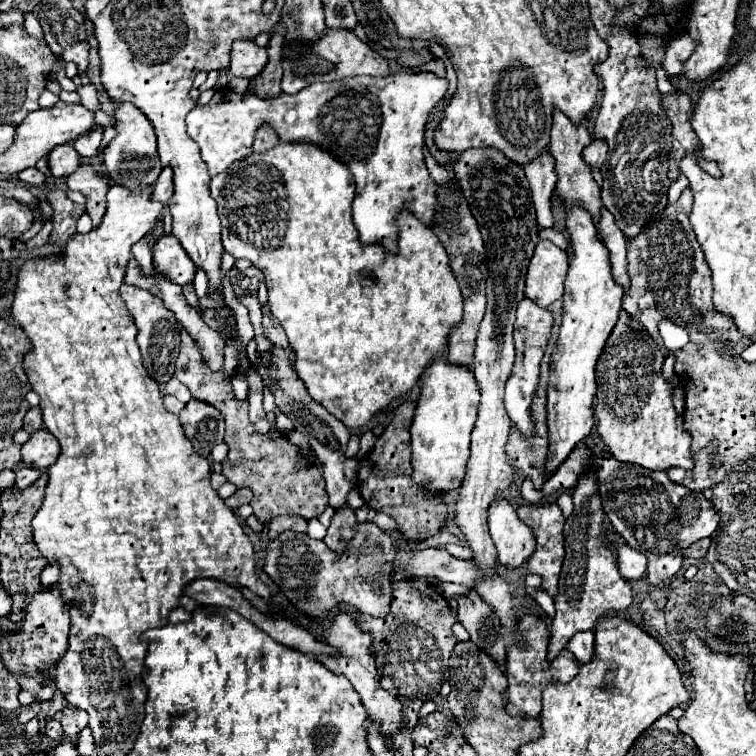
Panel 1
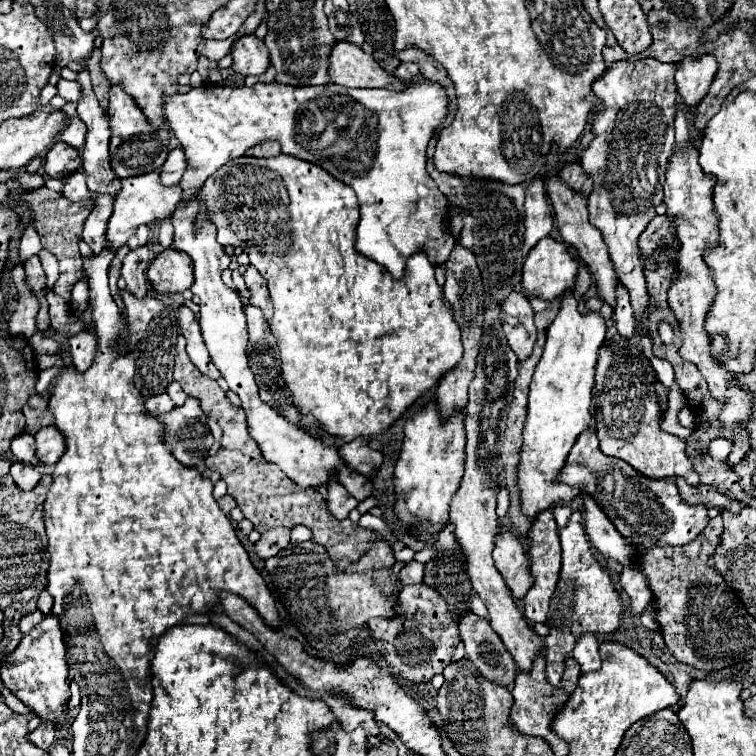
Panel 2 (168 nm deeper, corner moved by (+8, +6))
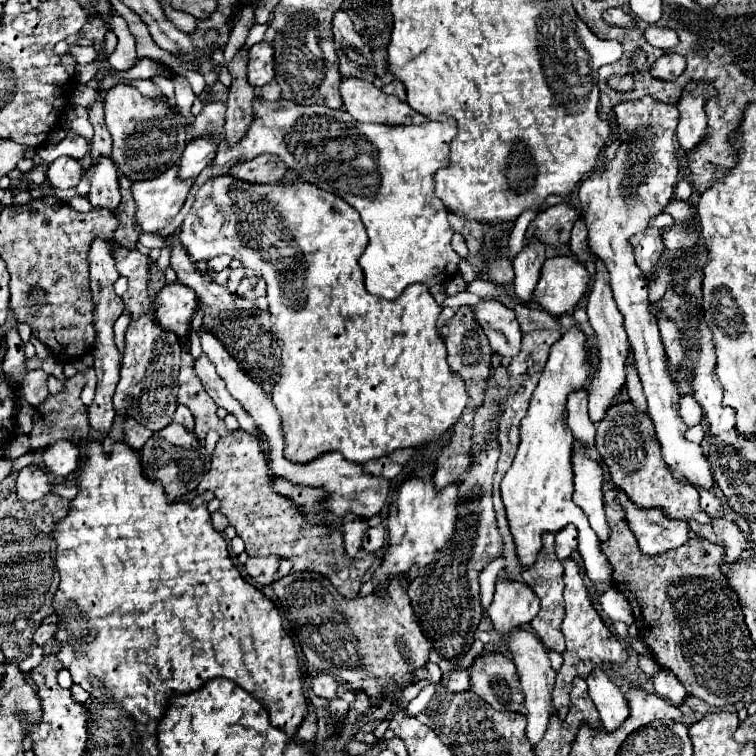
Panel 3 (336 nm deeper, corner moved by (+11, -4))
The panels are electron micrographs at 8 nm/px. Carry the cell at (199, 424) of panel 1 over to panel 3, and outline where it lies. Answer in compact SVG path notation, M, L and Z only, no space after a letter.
M170 423L146 441L144 449L140 451L140 463L144 467L144 477L152 481L160 479L168 501L174 503L178 499L186 499L198 487L200 477L208 473L210 453L200 447L194 433L188 433L180 423Z

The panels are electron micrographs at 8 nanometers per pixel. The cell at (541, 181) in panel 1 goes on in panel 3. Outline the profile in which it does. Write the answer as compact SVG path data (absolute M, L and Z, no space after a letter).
M530 243L520 251L520 255L514 259L514 293L520 299L520 303L530 303L532 293L536 289L536 283L540 279L540 267L544 265L544 245L542 243Z

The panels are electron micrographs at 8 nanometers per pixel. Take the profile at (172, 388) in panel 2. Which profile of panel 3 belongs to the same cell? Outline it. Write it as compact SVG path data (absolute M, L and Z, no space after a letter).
M178 405L176 413L174 413L174 421L176 421L176 423L180 423L180 425L184 425L190 433L194 431L194 417L192 417L192 413L190 413L190 409L188 409L188 407Z

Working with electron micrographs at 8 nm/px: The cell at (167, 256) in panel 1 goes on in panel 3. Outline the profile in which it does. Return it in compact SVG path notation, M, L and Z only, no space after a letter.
M180 283L166 285L156 297L154 319L164 331L172 331L178 339L188 337L188 327L196 311L196 293Z

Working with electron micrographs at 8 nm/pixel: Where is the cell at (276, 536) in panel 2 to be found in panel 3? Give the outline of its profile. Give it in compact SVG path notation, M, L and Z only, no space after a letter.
M274 555L268 557L250 557L244 565L244 571L248 577L252 577L258 585L272 585L274 573L278 569L280 559Z

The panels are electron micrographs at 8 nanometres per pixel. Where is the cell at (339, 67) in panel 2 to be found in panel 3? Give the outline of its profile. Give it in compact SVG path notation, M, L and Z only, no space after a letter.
M342 79L340 93L344 109L358 123L384 123L384 125L408 125L426 123L428 119L416 113L406 101L394 95L386 95L376 85L362 79Z

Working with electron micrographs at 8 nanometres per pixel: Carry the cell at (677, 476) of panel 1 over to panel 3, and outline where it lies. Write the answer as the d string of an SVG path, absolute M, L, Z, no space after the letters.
M726 517L712 519L710 525L700 525L700 523L694 521L694 523L690 523L690 529L698 537L708 539L710 543L716 543L720 547L726 547L724 549L724 563L722 565L732 565L732 563L740 561L740 553L748 547L746 537L738 529L738 525L734 525Z

